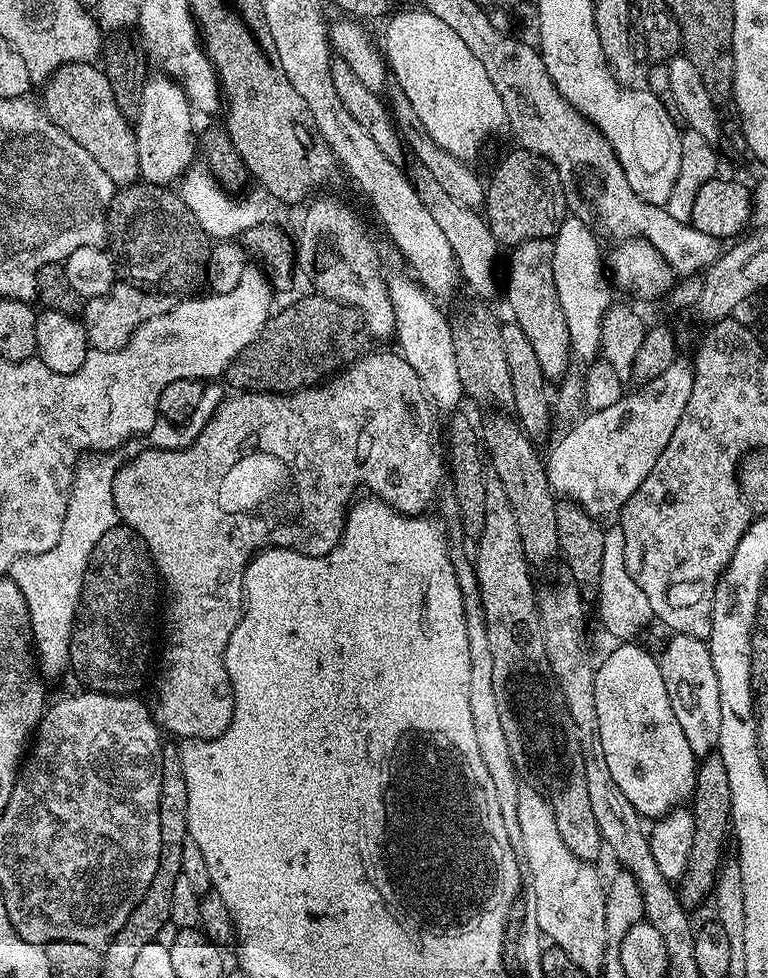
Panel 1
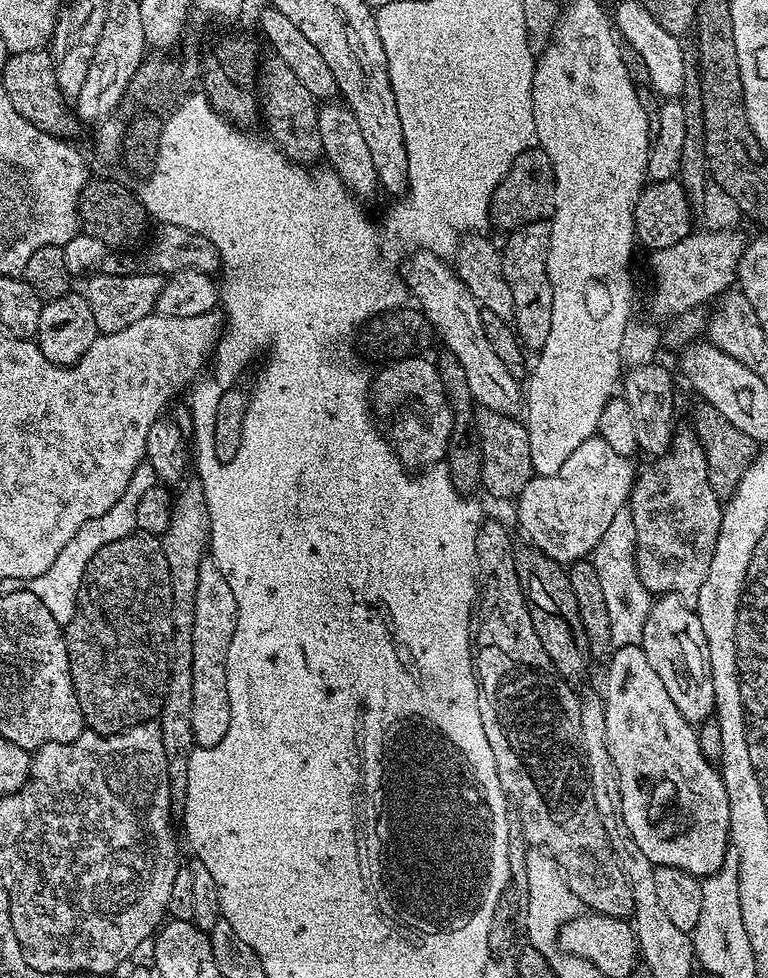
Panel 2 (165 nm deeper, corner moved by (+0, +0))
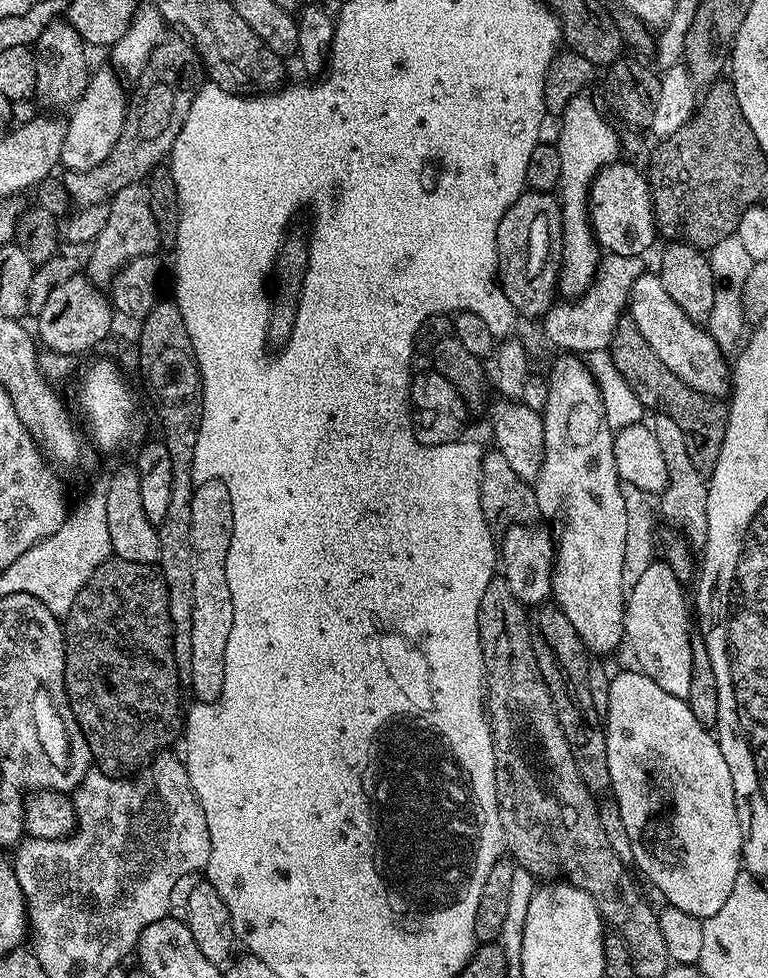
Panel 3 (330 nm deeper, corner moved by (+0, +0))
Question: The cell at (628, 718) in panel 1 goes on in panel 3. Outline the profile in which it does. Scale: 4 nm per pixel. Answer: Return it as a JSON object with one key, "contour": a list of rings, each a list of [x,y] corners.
{"contour":[[[631,670],[632,672],[615,673],[610,686],[610,702],[606,717],[606,758],[610,766],[612,786],[611,795],[614,797],[618,810],[622,814],[622,826],[626,826],[628,841],[632,847],[632,859],[635,867],[644,871],[644,876],[665,896],[667,903],[678,910],[686,910],[699,920],[709,920],[718,910],[722,910],[726,898],[730,897],[730,890],[734,890],[734,878],[742,871],[742,853],[744,851],[744,835],[740,829],[740,811],[736,808],[734,798],[734,782],[730,778],[730,766],[726,766],[726,758],[722,758],[720,741],[704,725],[694,718],[687,700],[674,698],[674,694],[666,694],[658,682],[654,682],[645,672]]]}

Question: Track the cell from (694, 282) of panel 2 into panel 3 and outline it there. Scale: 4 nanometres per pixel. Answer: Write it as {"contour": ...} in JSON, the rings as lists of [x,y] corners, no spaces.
{"contour":[[[638,256],[603,257],[598,268],[598,275],[594,283],[573,304],[553,303],[544,313],[542,323],[544,332],[560,348],[569,348],[572,354],[587,354],[594,350],[608,348],[616,335],[617,328],[621,327],[620,315],[626,312],[632,287],[638,277],[645,275],[645,261]]]}

